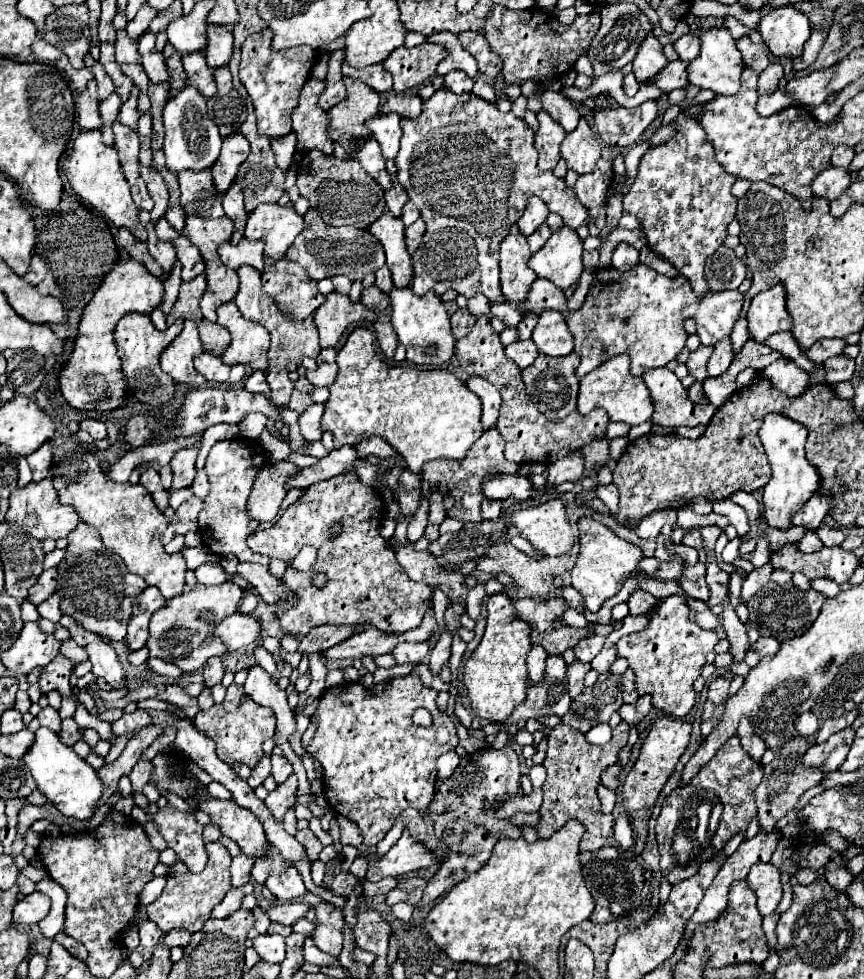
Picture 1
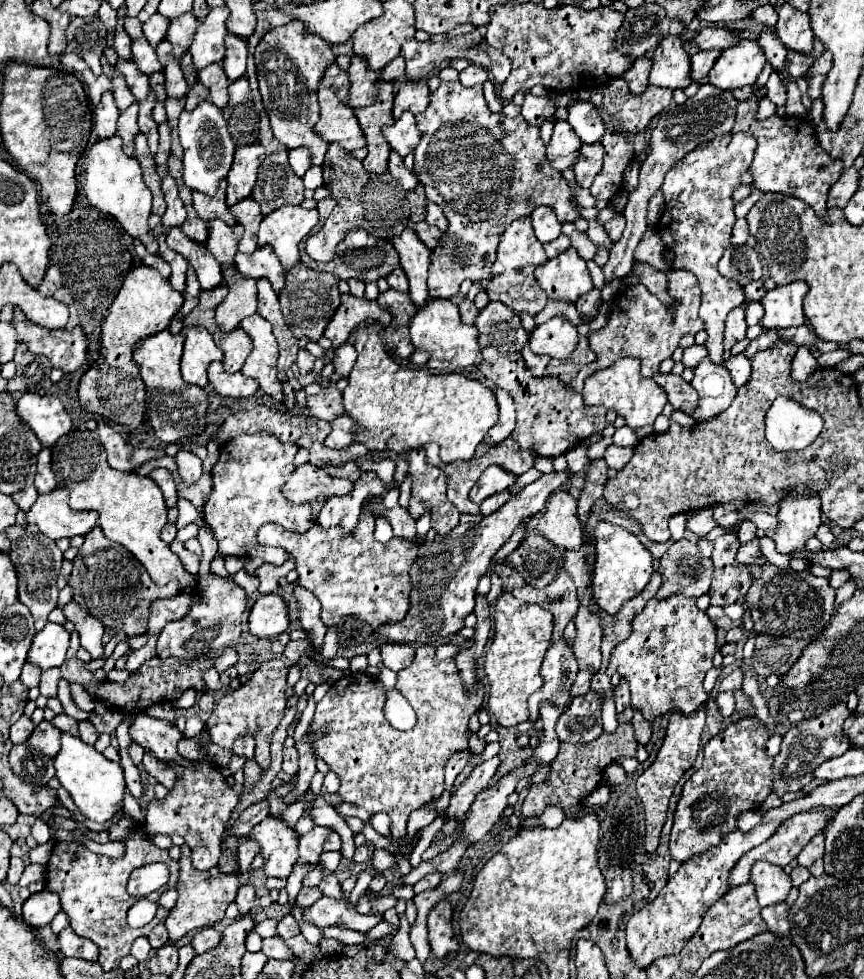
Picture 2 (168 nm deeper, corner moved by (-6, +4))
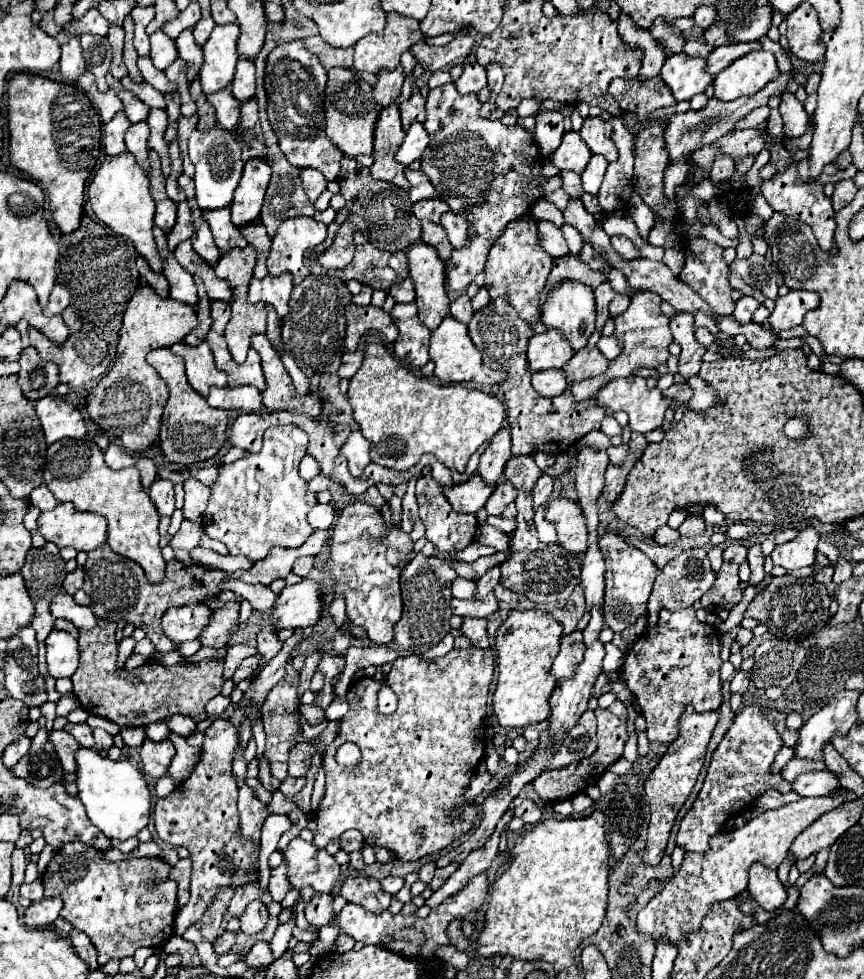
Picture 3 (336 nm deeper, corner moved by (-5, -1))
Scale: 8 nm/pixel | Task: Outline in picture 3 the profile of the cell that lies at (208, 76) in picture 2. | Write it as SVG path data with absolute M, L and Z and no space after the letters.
M223 88L219 92L213 92L207 96L207 100L213 104L215 114L217 114L217 124L225 130L233 130L237 126L237 116L239 116L239 108L237 108L237 100L233 98L233 94Z

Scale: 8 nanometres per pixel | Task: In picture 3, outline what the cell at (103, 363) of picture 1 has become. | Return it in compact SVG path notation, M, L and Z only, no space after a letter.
M149 284L137 288L137 292L127 302L123 312L123 322L117 338L117 362L109 370L105 378L89 392L87 396L87 412L89 418L103 430L115 438L121 438L121 444L131 452L147 450L157 440L157 428L161 422L161 412L165 400L169 396L165 382L157 376L155 368L151 368L145 356L153 348L171 346L175 342L183 342L185 334L197 326L195 308L189 304L181 304L173 298L159 296Z

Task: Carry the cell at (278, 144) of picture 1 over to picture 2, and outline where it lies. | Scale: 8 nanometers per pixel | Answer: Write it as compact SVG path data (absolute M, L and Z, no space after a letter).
M298 147L298 149L288 151L288 157L290 157L290 165L292 165L292 169L294 169L294 173L296 173L298 177L304 177L304 173L312 167L310 151L304 149L304 147Z

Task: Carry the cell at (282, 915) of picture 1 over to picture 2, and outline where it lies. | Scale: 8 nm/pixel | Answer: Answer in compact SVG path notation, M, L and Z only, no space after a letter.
M322 897L310 909L304 909L304 917L316 927L348 927L352 931L370 931L374 925L384 921L382 915L360 915L348 899Z

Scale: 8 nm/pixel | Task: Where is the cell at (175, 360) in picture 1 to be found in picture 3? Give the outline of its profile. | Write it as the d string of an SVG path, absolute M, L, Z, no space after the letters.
M179 342L179 344L173 344L171 346L171 352L173 354L179 354L185 360L189 384L201 396L207 396L209 394L209 388L213 384L217 384L217 386L225 386L227 384L225 372L221 372L221 370L215 368L213 356L211 356L209 346L205 342L201 342L199 346L189 346L189 344Z

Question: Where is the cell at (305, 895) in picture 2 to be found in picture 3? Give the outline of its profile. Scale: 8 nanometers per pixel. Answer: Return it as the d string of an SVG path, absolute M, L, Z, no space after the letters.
M321 894L321 896L313 896L311 902L307 902L305 906L305 918L315 926L321 928L325 924L329 924L331 916L333 916L333 896L331 894Z

